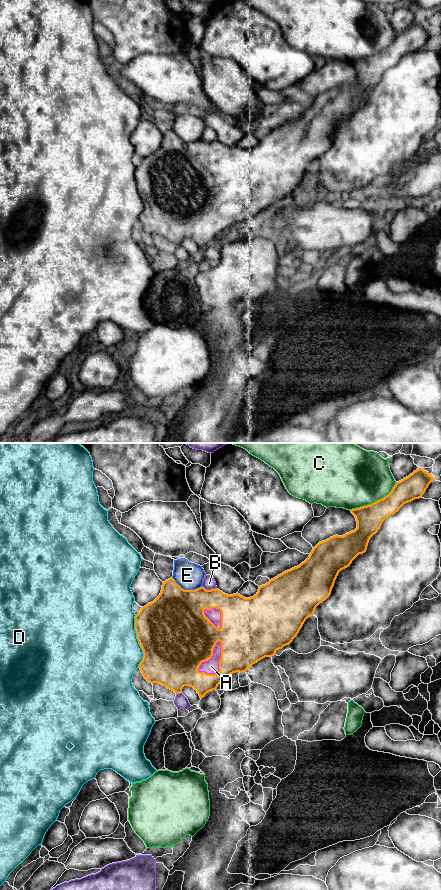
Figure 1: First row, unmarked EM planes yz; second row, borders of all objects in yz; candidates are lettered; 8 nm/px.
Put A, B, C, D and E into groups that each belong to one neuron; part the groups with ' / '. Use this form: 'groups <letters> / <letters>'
groups A / B / C / D / E

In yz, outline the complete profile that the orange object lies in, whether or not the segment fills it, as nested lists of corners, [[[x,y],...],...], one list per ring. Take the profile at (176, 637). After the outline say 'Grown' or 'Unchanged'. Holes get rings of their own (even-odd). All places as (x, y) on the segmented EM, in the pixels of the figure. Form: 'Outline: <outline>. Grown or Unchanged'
Outline: [[[419,468],[403,480],[396,482],[392,491],[384,498],[360,508],[350,510],[357,521],[357,528],[343,536],[335,535],[319,542],[309,557],[299,566],[283,572],[259,587],[256,595],[245,598],[236,593],[228,595],[219,589],[182,589],[173,578],[163,582],[160,595],[142,607],[135,616],[137,639],[144,657],[139,668],[150,683],[159,683],[174,691],[182,692],[184,686],[193,687],[200,698],[216,690],[222,679],[233,673],[246,672],[249,667],[265,657],[272,657],[276,651],[289,645],[297,636],[307,618],[316,607],[331,594],[339,572],[350,566],[352,561],[367,550],[370,538],[378,532],[383,521],[395,514],[406,503],[419,499],[435,478],[423,468]]]. Grown

